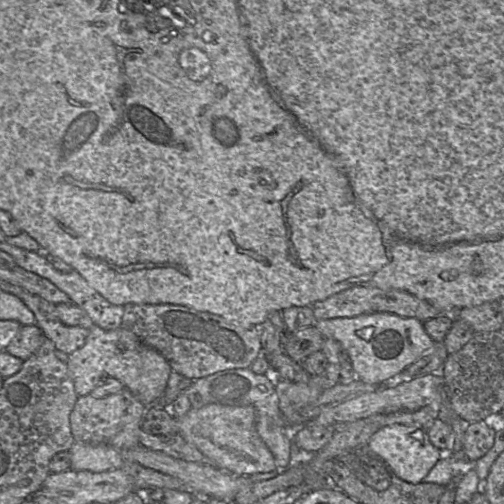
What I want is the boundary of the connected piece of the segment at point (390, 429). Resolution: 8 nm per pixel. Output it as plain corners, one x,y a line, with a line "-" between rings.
394,424
380,428
372,435
367,445
397,477
412,484
423,482
430,470
445,454
431,443
427,427
421,425

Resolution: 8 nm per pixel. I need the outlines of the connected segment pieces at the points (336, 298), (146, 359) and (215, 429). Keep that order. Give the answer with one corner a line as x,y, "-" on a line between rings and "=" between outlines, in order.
353,286
338,292
323,301
311,305
317,320
325,320
339,317
355,317
363,314
391,313
402,317
414,317
422,323
436,318
442,313
426,300
421,300
414,295
397,289
382,290
376,287
=
94,324
89,328
89,335
84,345
69,355
66,364
78,397
90,395
103,380
114,378
119,380
146,407
160,401
172,371
168,361
157,350
143,344
133,332
121,327
108,331
=
208,404
202,408
191,408
184,416
177,419
178,433
200,452
208,457
214,466
235,476
250,476
256,473
278,471
274,457
259,436
255,425
253,406
223,406

